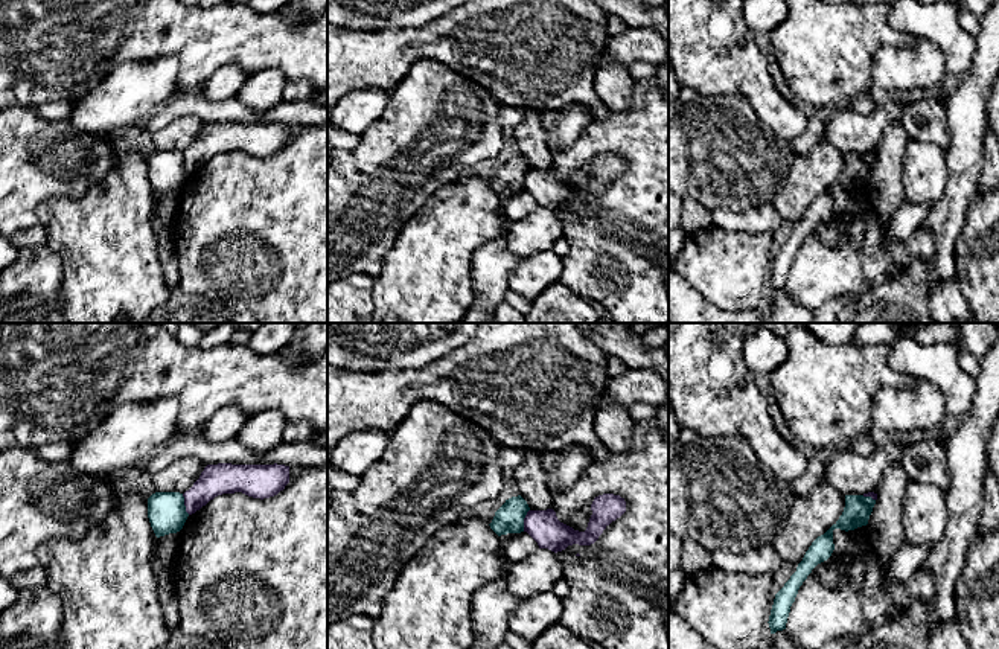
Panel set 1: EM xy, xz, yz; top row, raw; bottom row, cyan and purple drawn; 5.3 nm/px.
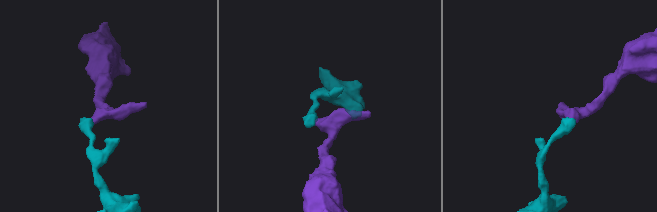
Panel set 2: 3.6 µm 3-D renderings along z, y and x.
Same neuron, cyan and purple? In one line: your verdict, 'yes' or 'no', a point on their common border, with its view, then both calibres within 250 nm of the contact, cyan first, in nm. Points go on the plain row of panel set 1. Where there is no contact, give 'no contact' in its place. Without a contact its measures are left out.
no | xz (523, 179) | 160/170 nm

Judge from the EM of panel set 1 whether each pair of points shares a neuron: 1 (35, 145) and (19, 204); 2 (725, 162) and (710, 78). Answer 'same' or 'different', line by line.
1: same
2: different

